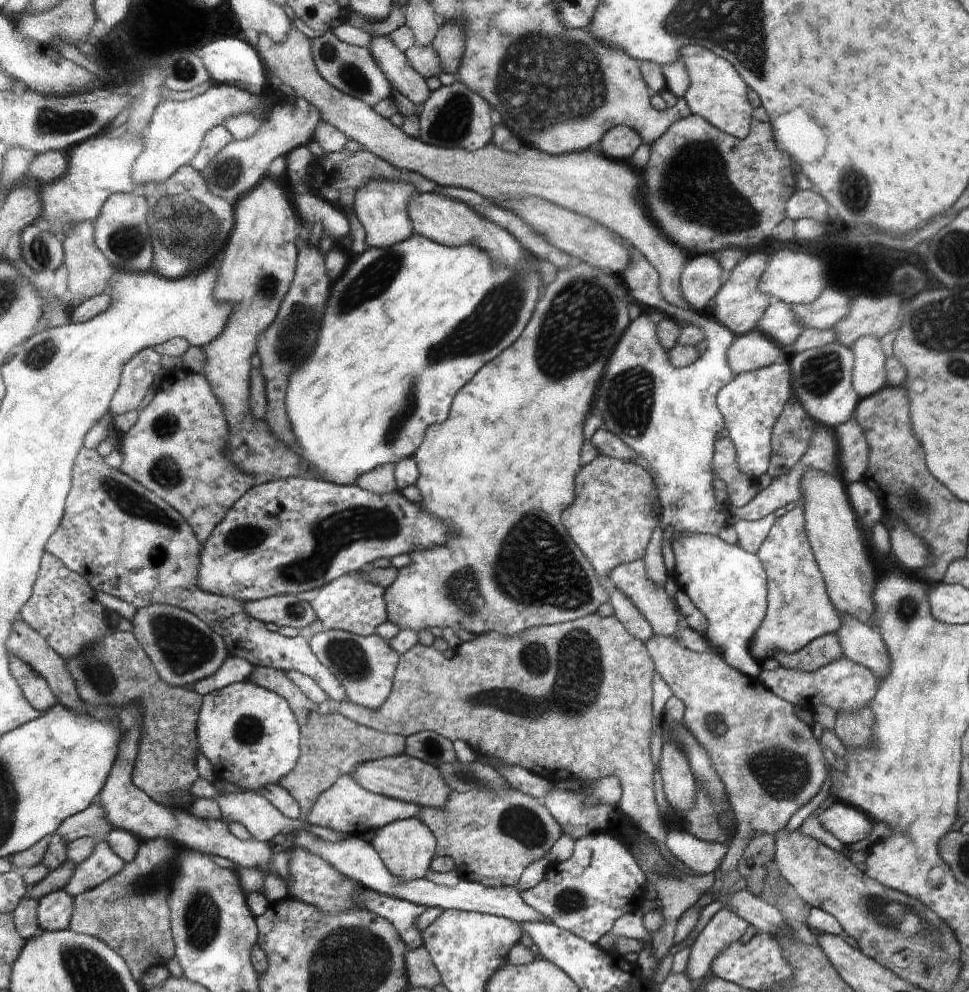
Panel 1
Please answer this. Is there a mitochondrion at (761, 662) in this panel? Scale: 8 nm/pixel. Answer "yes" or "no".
no

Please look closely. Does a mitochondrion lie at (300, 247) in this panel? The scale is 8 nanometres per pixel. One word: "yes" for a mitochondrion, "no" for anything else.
no

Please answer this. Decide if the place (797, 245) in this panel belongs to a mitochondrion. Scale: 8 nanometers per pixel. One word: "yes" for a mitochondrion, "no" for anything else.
no

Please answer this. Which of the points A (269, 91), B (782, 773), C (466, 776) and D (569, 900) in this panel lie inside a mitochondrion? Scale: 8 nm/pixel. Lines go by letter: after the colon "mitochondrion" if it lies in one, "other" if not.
A: other
B: mitochondrion
C: mitochondrion
D: mitochondrion

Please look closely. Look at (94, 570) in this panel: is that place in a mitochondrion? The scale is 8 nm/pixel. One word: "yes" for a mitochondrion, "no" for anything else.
no

